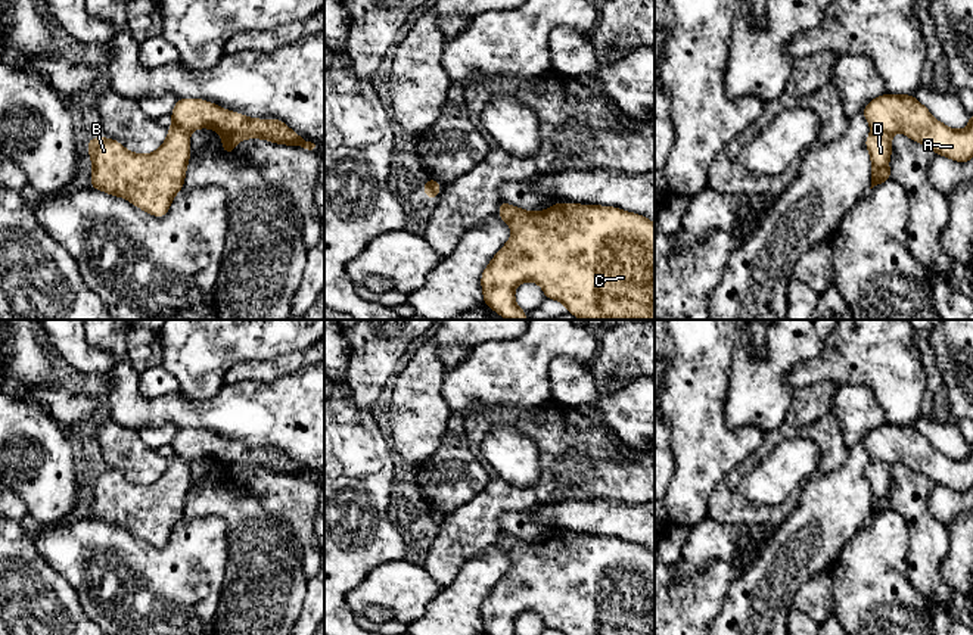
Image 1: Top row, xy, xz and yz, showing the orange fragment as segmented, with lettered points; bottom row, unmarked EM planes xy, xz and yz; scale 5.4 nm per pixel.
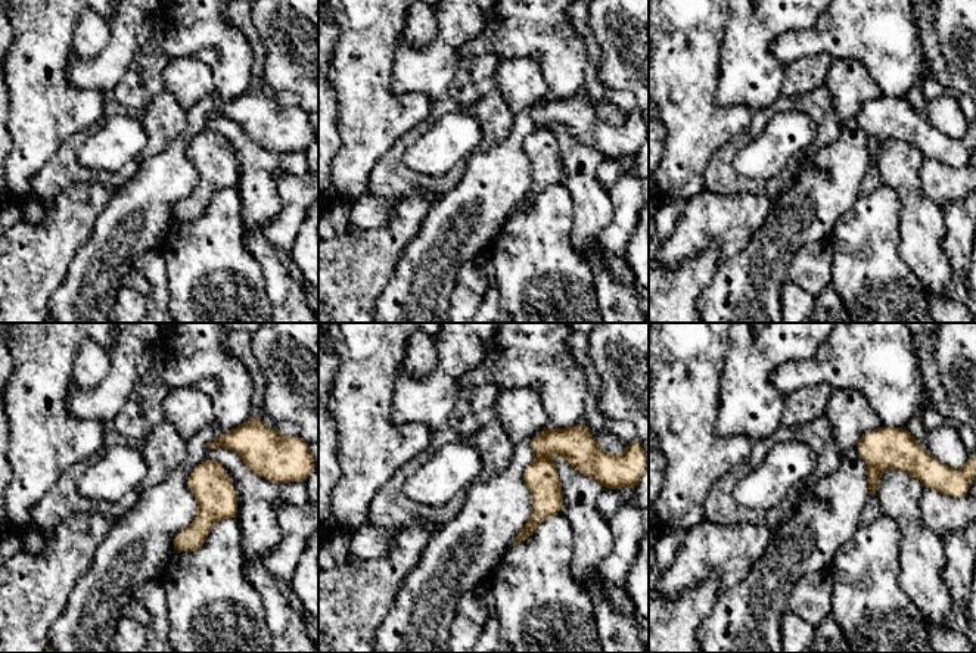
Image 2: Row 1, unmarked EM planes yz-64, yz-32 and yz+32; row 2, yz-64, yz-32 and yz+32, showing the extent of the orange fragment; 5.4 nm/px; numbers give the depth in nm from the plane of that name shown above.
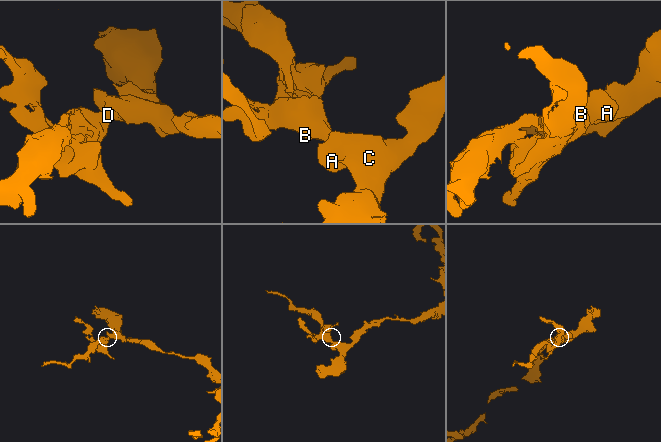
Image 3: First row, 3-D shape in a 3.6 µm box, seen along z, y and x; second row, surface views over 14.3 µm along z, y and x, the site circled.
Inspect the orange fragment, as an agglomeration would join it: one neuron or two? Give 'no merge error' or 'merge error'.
merge error

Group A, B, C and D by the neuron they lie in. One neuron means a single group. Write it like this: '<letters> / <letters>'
A C / B D

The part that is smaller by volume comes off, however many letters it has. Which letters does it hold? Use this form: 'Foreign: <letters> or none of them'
Foreign: B, D

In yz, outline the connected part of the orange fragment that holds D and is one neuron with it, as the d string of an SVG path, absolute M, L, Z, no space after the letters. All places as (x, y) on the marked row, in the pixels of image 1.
M871 130L865 138L865 147L870 152L871 159L871 187L890 180L889 158L892 156L892 136Z

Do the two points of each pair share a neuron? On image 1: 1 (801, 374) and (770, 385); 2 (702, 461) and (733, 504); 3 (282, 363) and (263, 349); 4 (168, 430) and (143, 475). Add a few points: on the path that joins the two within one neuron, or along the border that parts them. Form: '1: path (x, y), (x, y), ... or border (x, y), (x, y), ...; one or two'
1: border (814, 358), (795, 364), (786, 373), (785, 382); two
2: border (745, 460), (715, 486), (709, 498), (708, 514); two
3: border (307, 348), (254, 361); two
4: border (134, 429), (155, 450); two

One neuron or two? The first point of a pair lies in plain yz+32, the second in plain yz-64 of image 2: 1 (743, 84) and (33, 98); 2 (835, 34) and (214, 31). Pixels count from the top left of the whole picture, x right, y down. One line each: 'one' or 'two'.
1: two
2: one

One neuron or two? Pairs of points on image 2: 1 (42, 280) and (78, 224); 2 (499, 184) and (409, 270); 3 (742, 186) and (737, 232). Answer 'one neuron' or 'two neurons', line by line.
1: one neuron
2: one neuron
3: two neurons

